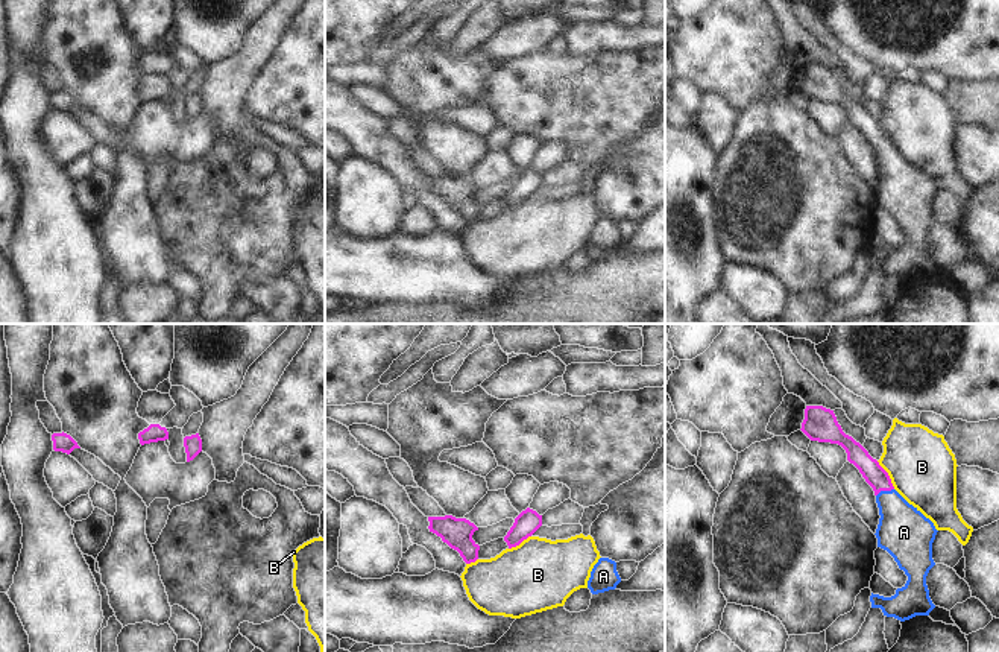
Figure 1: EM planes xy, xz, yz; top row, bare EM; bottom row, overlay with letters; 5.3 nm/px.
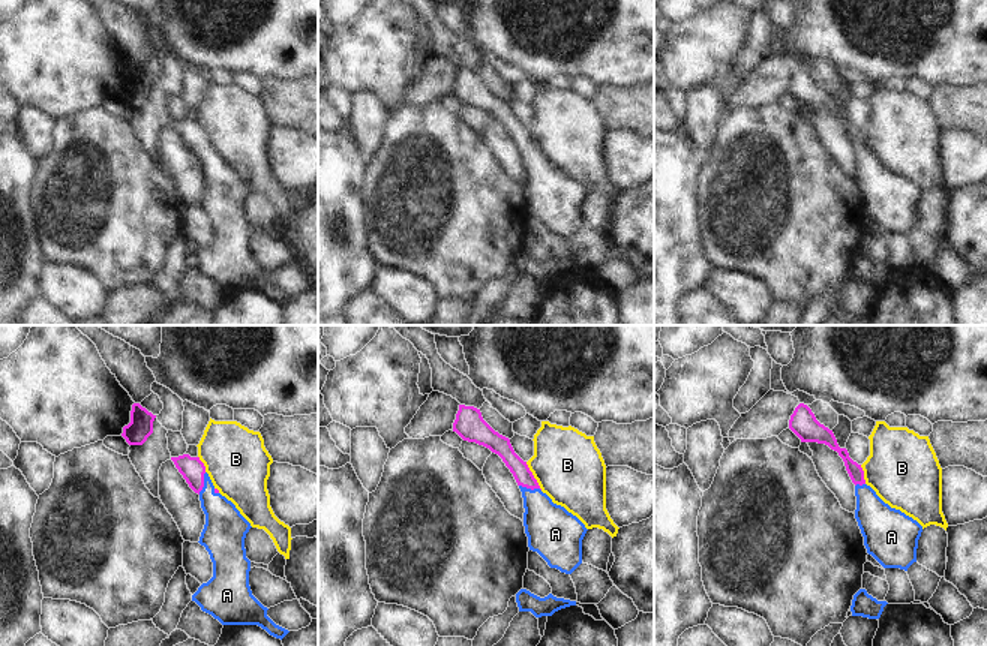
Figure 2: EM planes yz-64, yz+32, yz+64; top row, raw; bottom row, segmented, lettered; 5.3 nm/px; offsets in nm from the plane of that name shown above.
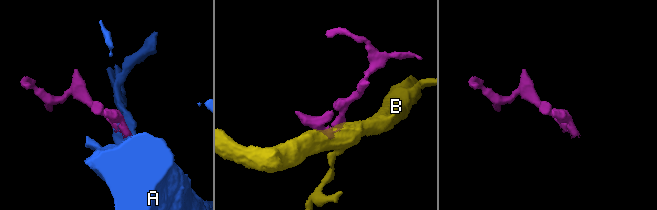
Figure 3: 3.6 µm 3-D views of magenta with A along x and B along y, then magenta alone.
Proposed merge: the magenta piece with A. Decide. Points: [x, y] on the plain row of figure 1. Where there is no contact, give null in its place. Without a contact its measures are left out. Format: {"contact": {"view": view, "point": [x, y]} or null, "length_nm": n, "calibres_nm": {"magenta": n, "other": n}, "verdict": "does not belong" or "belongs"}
{"contact": {"view": "yz", "point": [884, 149]}, "length_nm": 100, "calibres_nm": {"magenta": 110, "other": 280}, "verdict": "belongs"}

